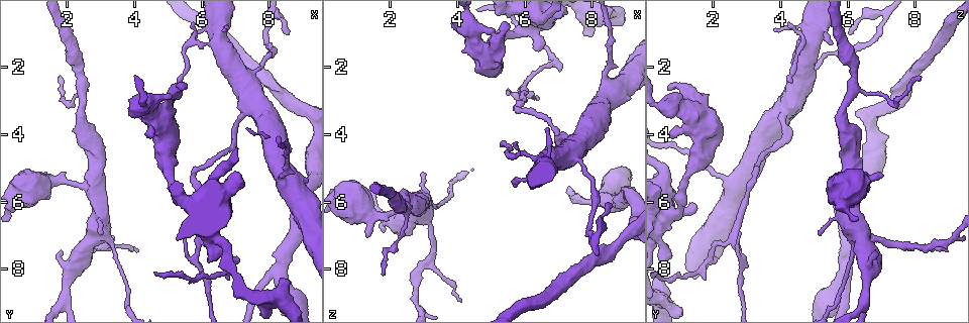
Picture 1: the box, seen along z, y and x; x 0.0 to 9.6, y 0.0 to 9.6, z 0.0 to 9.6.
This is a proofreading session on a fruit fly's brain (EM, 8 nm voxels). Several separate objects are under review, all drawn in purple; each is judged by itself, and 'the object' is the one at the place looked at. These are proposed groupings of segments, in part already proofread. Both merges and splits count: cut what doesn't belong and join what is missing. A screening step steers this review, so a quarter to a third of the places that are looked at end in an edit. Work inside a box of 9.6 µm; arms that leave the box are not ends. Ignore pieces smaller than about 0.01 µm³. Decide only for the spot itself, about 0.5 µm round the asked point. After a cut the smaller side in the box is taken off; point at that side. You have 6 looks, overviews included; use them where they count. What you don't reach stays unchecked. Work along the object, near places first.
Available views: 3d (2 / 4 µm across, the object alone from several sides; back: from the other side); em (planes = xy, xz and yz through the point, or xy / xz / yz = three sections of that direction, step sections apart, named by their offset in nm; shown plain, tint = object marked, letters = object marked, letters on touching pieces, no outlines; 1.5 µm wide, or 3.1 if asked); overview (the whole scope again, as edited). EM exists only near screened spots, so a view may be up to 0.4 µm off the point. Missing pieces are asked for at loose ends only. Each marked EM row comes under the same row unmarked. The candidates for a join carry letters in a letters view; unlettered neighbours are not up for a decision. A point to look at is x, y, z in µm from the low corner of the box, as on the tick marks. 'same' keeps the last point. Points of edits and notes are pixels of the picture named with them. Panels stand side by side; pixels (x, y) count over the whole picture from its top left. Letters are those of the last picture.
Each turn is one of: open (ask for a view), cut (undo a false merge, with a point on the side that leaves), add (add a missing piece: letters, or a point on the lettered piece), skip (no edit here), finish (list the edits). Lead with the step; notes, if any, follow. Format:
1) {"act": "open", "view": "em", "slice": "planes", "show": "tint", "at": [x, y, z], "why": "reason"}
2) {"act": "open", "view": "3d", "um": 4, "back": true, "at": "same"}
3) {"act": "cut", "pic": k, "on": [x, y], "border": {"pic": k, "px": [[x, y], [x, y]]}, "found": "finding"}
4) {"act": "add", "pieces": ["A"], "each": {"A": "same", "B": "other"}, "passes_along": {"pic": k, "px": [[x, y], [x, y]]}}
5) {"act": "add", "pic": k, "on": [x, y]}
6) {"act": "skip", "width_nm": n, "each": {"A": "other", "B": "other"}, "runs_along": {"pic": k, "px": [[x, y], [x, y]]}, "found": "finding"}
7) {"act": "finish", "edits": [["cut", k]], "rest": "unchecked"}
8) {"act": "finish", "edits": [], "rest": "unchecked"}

{"act": "open", "view": "3d", "um": 2, "back": true, "at": [6.40, 6.10, 1.55], "why": "thick end"}

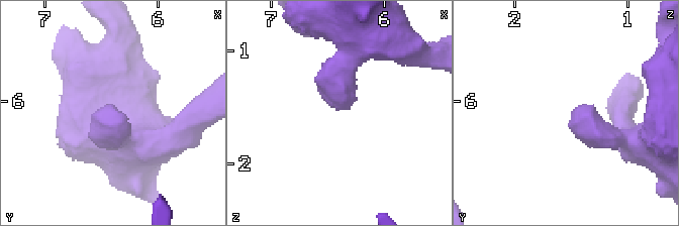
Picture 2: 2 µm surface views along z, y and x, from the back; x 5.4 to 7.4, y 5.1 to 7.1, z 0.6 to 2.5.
{"act": "open", "view": "em", "slice": "xz", "step": 4, "show": "tint", "at": [6.36, 6.12, 1.52]}

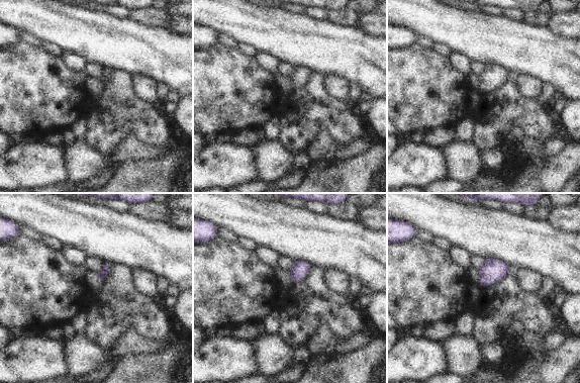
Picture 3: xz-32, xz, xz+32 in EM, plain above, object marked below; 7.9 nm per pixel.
{"act": "open", "view": "em", "slice": "planes", "show": "letters", "at": "same"}

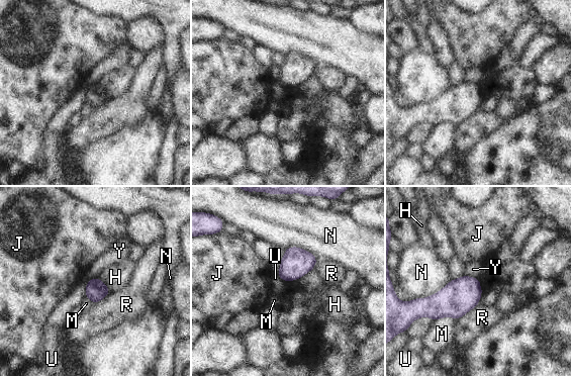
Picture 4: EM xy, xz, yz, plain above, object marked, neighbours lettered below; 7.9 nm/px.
{"act": "skip", "each": {"H": "other", "J": "other", "M": "other", "N": "other", "R": "other", "U": "other", "Y": "other"}, "found": "none of them fits"}

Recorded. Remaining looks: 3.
{"act": "open", "view": "em", "slice": "planes", "show": "tint", "at": [7.35, 3.30, 4.20], "why": "abrupt turn"}

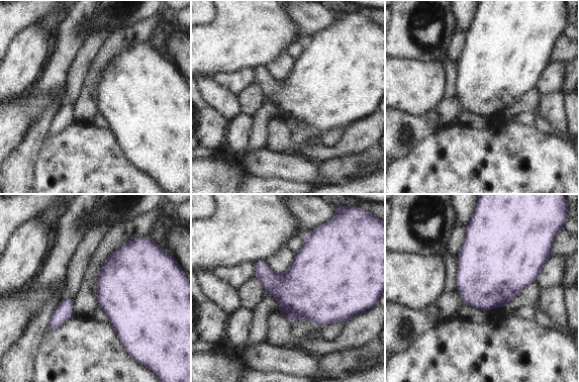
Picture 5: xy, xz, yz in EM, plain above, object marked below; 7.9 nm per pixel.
{"act": "open", "view": "em", "slice": "planes", "show": "letters", "at": "same"}

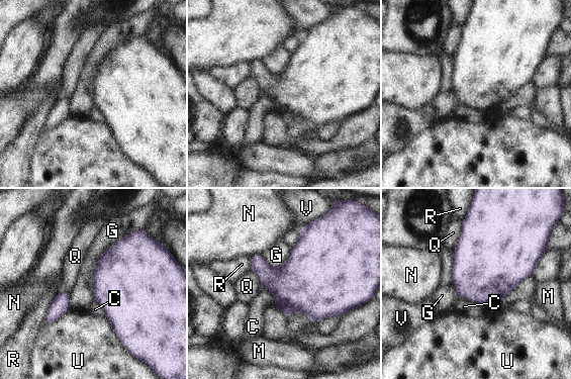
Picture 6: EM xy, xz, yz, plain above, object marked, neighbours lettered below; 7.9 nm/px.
{"act": "skip", "width_nm": 340, "each": {"C": "other", "G": "other", "M": "other", "N": "other", "Q": "other", "R": "other", "U": "other", "V": "other"}, "border": {"pic": 6, "px": [[459, 296], [484, 305]]}, "found": "continuous, no second neuron"}

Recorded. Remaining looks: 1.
{"act": "open", "view": "em", "slice": "xz", "step": 4, "show": "letters", "at": [1.80, 7.45, 6.90], "why": "branch stops here"}

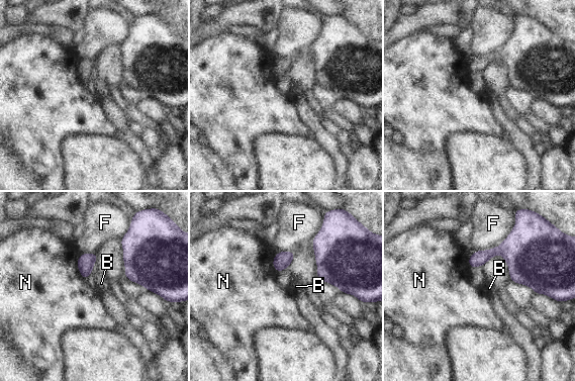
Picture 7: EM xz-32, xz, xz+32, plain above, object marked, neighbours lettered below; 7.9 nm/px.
{"act": "skip", "each": {"B": "other", "F": "other", "N": "other"}, "border": {"pic": 7, "px": [[76, 263], [80, 275], [85, 280]]}, "found": "no lettered piece goes on from it"}

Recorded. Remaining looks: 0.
{"act": "finish", "edits": [], "rest": "unchecked"}

